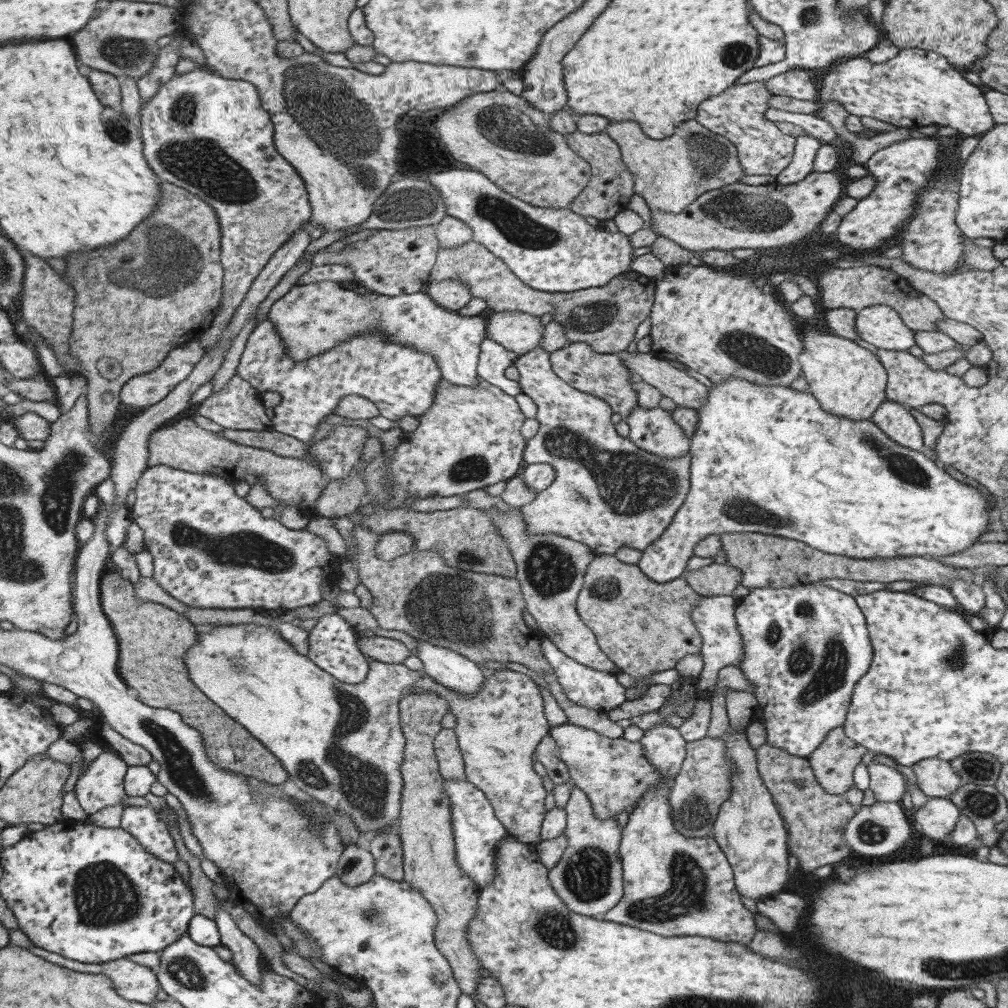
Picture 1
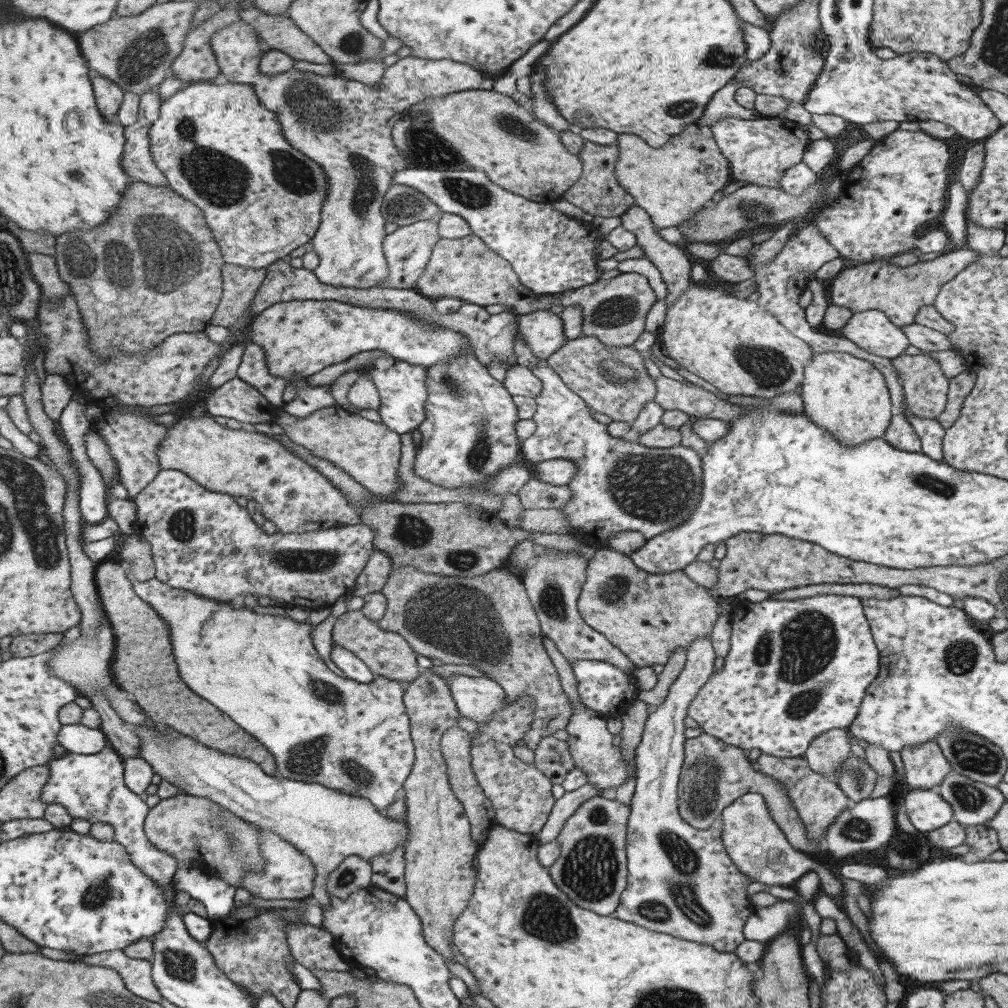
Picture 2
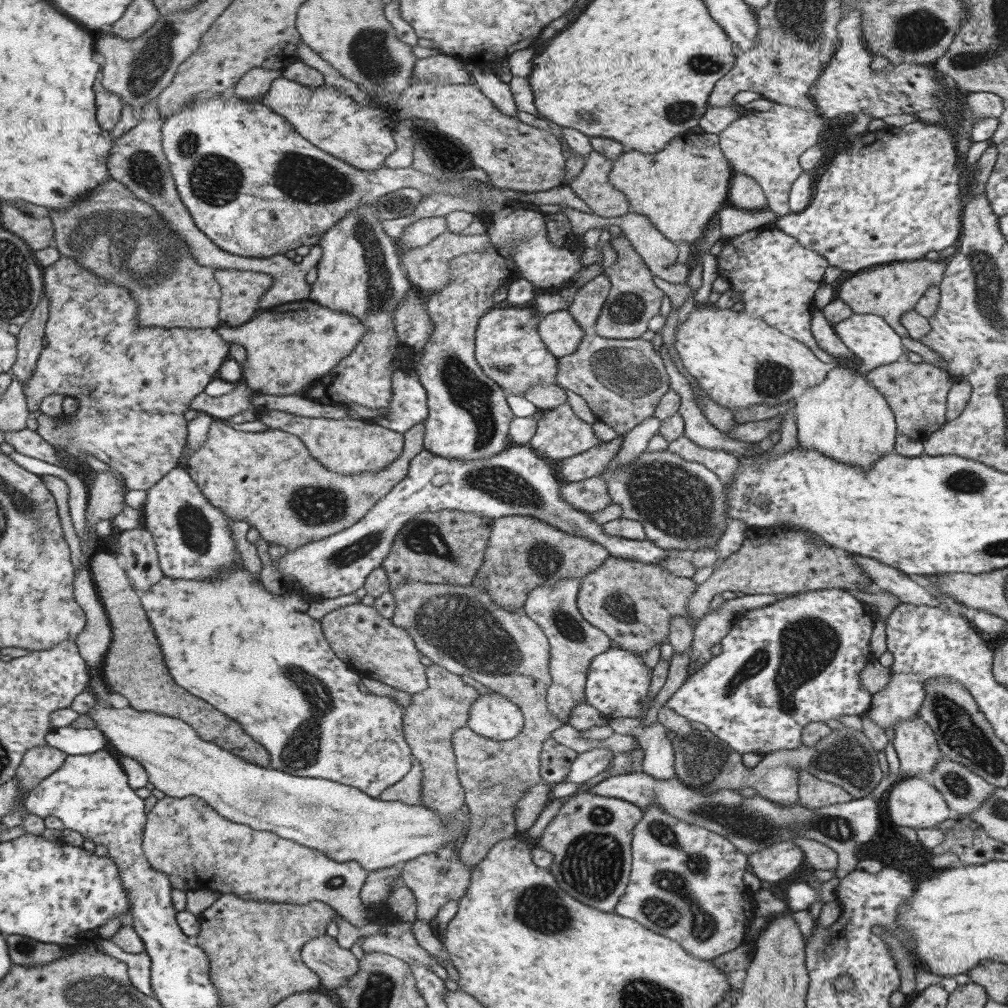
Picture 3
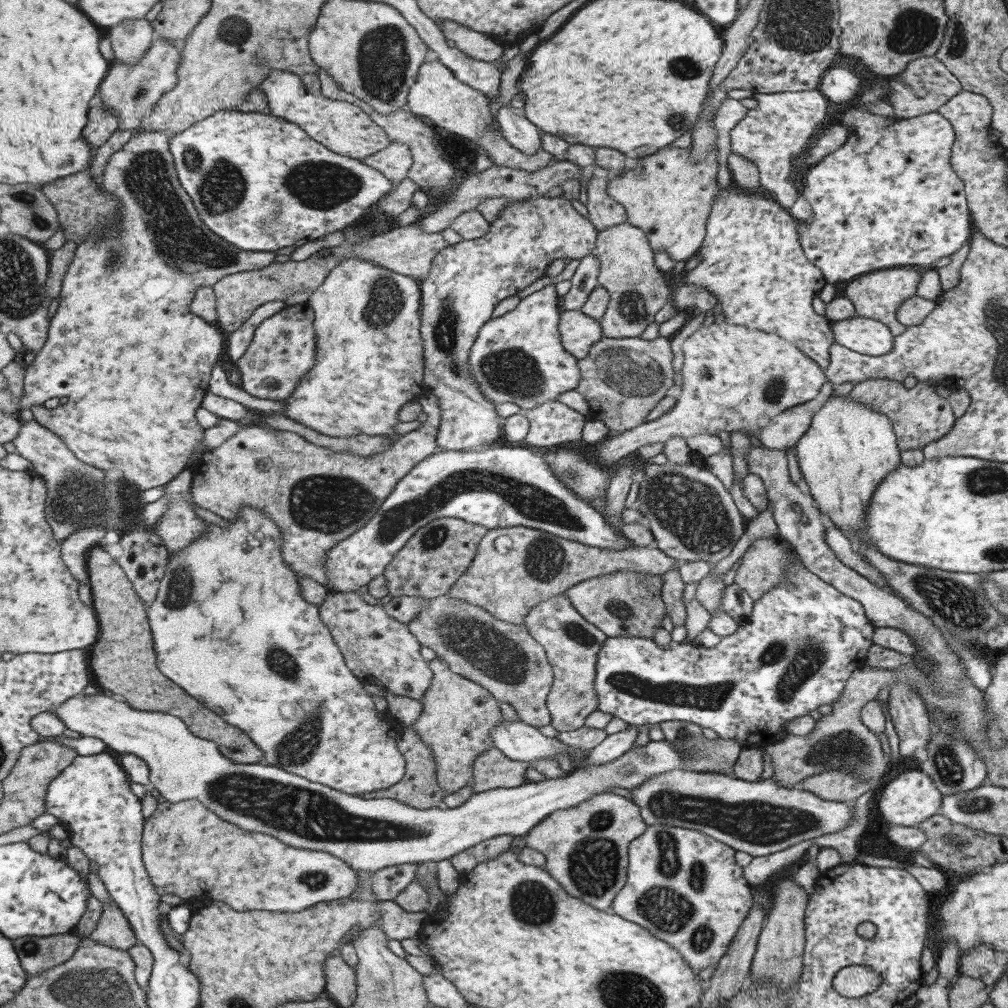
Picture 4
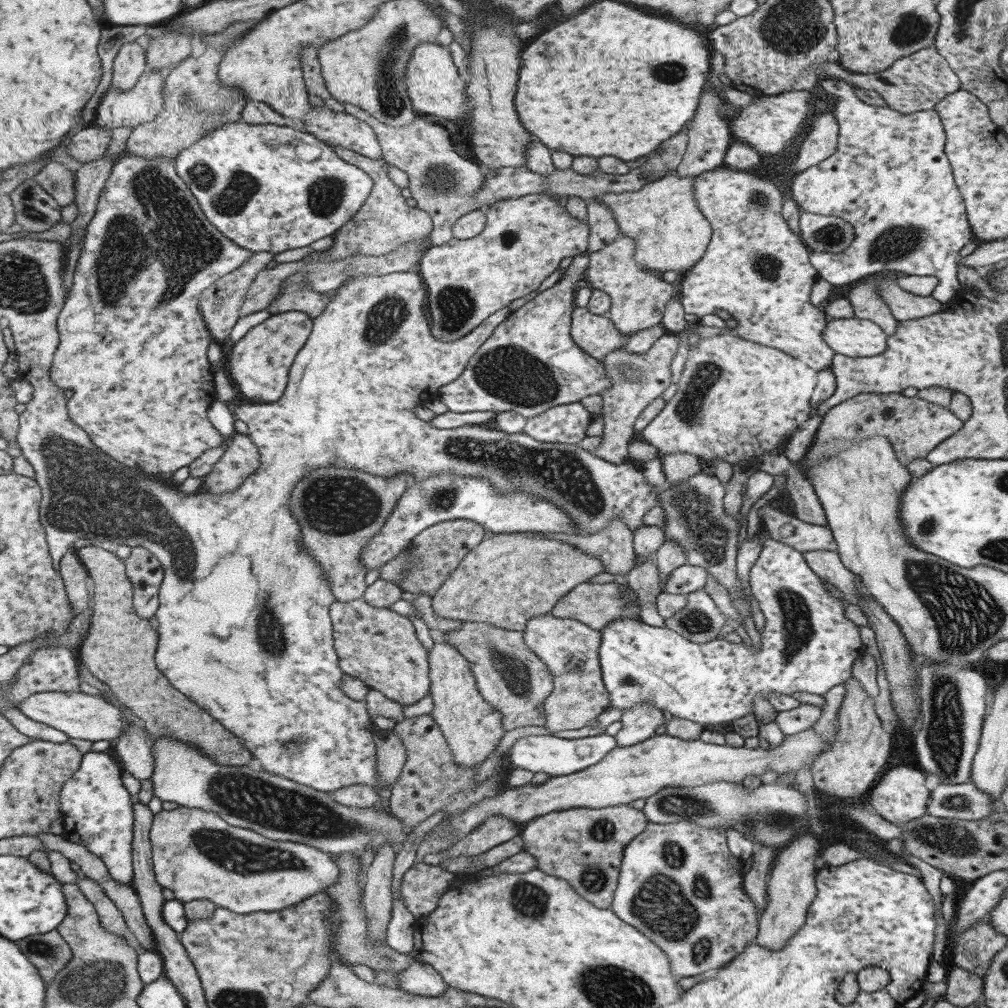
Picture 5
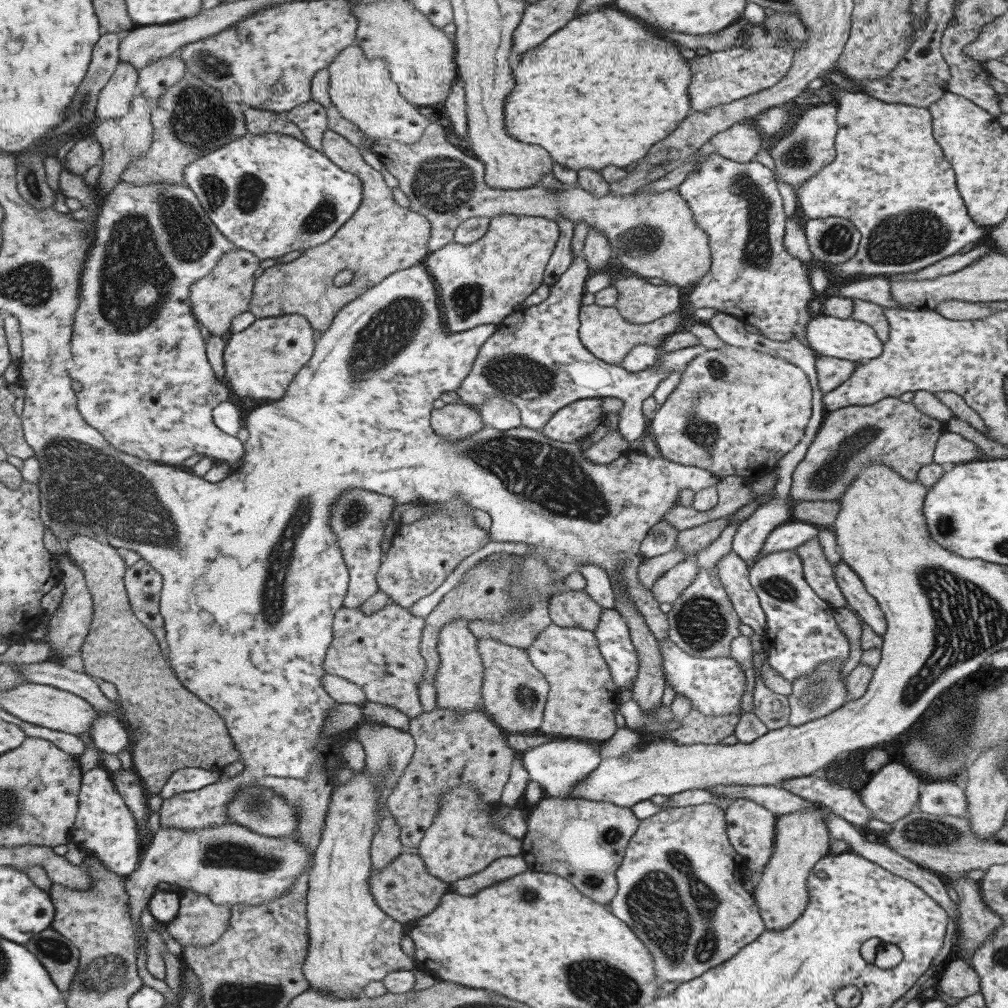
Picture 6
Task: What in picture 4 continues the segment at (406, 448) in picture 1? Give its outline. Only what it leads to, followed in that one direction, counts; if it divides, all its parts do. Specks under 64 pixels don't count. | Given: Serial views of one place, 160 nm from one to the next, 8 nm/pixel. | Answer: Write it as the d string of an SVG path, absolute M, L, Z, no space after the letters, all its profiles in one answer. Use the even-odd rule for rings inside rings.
M531 197L526 201L517 201L510 205L505 205L493 219L493 222L488 223L486 234L471 241L461 241L457 244L447 245L447 248L443 248L440 252L435 254L435 258L431 260L431 270L427 274L427 278L422 281L422 345L423 354L425 355L425 374L423 374L423 382L430 388L428 394L435 395L438 398L439 408L441 410L442 420L438 426L437 432L437 445L443 451L465 451L465 450L481 450L481 446L494 446L501 439L501 426L504 418L501 418L494 409L495 404L487 400L482 395L482 392L476 387L476 384L471 377L471 371L469 371L468 354L475 338L476 333L483 326L484 322L487 322L492 318L492 310L496 309L496 305L506 297L516 295L520 290L523 290L525 286L529 286L531 282L541 278L545 272L547 265L555 259L563 261L568 260L580 260L591 253L591 250L596 244L596 231L594 226L589 222L589 219L583 217L577 213L572 207L571 203L563 197Z

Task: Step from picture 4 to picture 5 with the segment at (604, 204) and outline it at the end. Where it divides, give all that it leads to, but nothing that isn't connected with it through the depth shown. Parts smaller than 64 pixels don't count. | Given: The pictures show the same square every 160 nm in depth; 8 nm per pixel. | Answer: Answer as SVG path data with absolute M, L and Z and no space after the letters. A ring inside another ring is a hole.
M599 198L586 200L585 221L589 228L587 253L593 253L608 246L619 235L613 213L599 201Z

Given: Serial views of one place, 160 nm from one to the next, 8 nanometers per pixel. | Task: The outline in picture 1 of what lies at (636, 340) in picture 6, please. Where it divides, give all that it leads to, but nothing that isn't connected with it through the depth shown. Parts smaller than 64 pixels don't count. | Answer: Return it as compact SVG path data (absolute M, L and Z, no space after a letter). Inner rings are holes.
M487 311L485 338L517 356L539 346L544 329L539 317L520 311Z

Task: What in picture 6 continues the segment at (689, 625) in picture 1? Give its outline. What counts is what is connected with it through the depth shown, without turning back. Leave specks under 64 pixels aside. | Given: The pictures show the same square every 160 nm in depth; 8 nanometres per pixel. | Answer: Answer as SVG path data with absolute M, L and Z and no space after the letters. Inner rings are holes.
M584 589L564 590L547 599L548 615L555 626L575 626L593 631L603 610Z

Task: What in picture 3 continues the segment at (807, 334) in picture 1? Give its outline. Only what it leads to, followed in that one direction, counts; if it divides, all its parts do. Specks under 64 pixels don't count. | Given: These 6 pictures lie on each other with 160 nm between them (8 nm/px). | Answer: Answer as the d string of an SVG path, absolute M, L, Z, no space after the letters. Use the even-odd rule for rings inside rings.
M831 366L821 383L812 386L795 400L791 411L795 416L798 446L814 448L819 454L832 458L835 462L869 468L880 456L894 450L896 424L893 413L883 394L867 382L866 374L860 374L854 368Z

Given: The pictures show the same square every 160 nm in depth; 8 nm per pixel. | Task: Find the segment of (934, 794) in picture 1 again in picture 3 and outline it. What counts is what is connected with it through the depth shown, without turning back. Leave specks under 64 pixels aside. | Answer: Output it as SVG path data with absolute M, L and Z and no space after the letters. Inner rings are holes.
M915 714L915 718L911 718L911 720L902 720L895 724L893 748L895 749L895 753L897 753L898 769L907 778L919 778L921 774L931 772L933 765L936 764L938 758L941 756L940 751L937 749L933 732L919 718L918 714Z

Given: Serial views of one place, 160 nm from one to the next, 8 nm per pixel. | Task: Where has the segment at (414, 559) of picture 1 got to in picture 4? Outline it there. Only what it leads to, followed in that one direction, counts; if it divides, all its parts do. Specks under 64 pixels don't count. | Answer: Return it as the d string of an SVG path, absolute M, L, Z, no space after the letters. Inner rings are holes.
M446 595L428 599L428 605L419 611L413 620L406 623L410 633L419 638L419 642L431 648L437 658L443 659L451 672L460 674L463 678L478 684L499 702L507 702L517 714L519 722L531 727L550 725L550 716L547 712L546 698L549 694L553 676L551 665L547 662L543 647L535 642L528 633L524 623L511 624L493 618L480 606L447 598ZM488 750L477 755L468 782L473 793L495 788L514 789L527 784L527 770L533 762L519 762L504 757L500 751ZM501 835L493 837L486 841L480 841L477 845L463 850L461 853L448 858L454 869L459 872L467 872L472 867L487 859L493 859L497 855L506 852L510 848L512 837L510 835Z

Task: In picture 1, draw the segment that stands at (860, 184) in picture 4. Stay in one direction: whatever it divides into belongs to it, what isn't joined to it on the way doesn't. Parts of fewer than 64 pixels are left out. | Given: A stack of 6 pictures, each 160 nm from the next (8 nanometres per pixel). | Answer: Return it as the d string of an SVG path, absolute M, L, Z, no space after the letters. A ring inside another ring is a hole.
M907 137L874 152L863 164L867 174L875 180L872 190L857 200L853 209L841 219L835 236L841 245L853 250L879 249L885 239L900 235L899 260L931 274L954 273L963 263L963 242L969 240L977 248L991 248L991 239L969 239L957 229L954 217L958 201L959 183L953 177L943 180L943 186L925 186L937 166L935 138Z

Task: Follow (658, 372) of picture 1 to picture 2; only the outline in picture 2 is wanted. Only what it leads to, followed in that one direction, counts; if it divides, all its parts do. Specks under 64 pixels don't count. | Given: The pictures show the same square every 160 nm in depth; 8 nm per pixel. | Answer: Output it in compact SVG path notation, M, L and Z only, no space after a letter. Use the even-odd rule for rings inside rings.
M659 376L653 381L656 386L654 401L665 410L681 410L685 414L696 417L707 417L722 421L736 418L741 408L737 405L721 401L709 391L698 385L683 383Z

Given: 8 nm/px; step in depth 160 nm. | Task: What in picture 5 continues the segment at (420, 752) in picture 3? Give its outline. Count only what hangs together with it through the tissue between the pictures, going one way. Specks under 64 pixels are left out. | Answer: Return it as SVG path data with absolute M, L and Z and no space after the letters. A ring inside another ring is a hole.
M447 641L433 643L428 649L430 661L430 693L432 698L432 710L429 714L431 720L438 726L439 731L451 752L454 761L463 767L472 767L474 764L483 762L499 744L499 740L505 733L501 714L487 702L477 690L475 678L472 675L468 662L454 646Z

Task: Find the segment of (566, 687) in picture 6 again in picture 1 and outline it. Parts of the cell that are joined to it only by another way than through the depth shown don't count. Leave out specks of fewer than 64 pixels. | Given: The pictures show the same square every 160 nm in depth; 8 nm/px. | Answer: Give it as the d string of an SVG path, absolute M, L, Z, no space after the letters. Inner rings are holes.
M511 508L507 513L501 513L497 509L475 509L479 510L492 520L494 527L502 536L506 548L510 550L514 565L516 566L515 578L518 580L520 593L525 601L526 610L529 616L535 620L539 627L541 636L547 637L563 654L579 664L591 667L607 673L616 673L617 666L602 651L599 650L598 643L595 642L592 630L580 619L576 611L576 598L582 587L583 577L587 570L587 565L591 562L595 553L583 543L570 541L556 534L526 534L524 522L520 508Z

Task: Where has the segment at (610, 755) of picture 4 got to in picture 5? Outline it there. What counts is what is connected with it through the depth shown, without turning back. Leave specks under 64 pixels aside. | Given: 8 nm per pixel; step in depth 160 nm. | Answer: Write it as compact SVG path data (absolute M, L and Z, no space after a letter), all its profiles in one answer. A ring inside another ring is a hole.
M639 703L622 712L620 730L614 734L615 748L625 748L644 742L655 735L655 729L663 723L663 714L655 706Z

